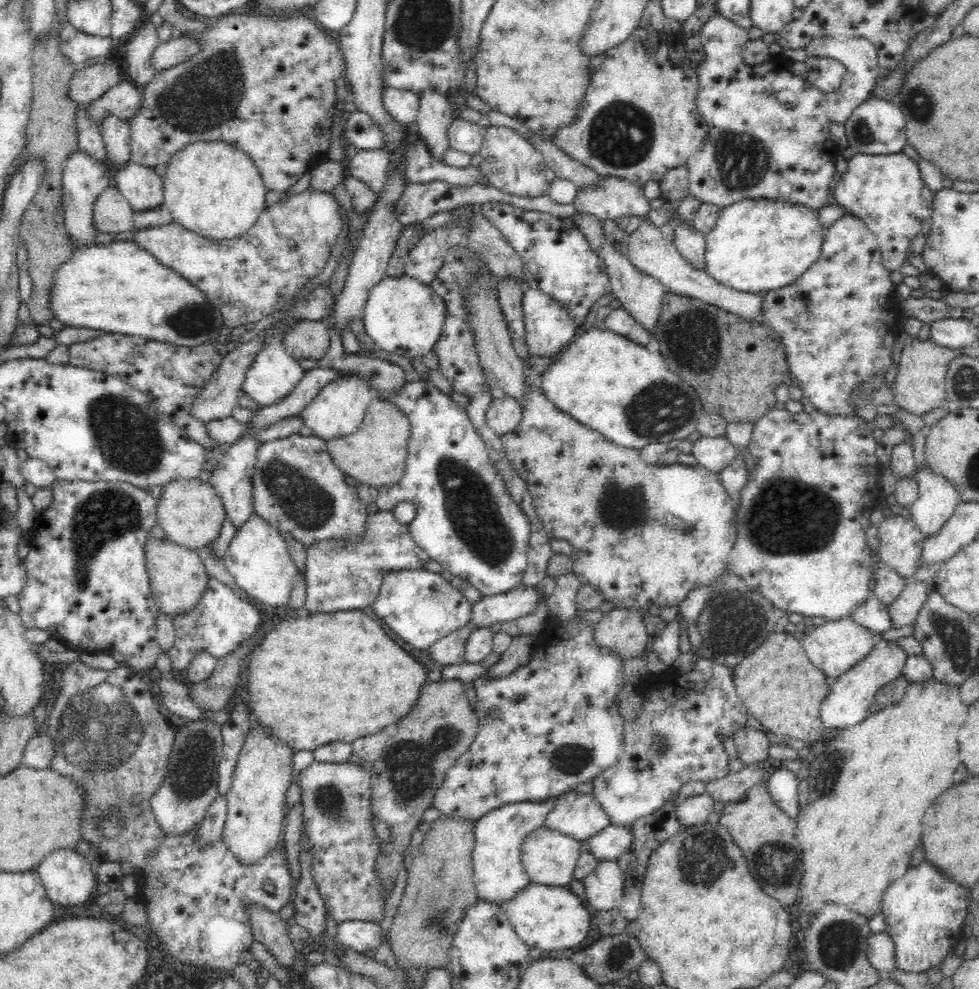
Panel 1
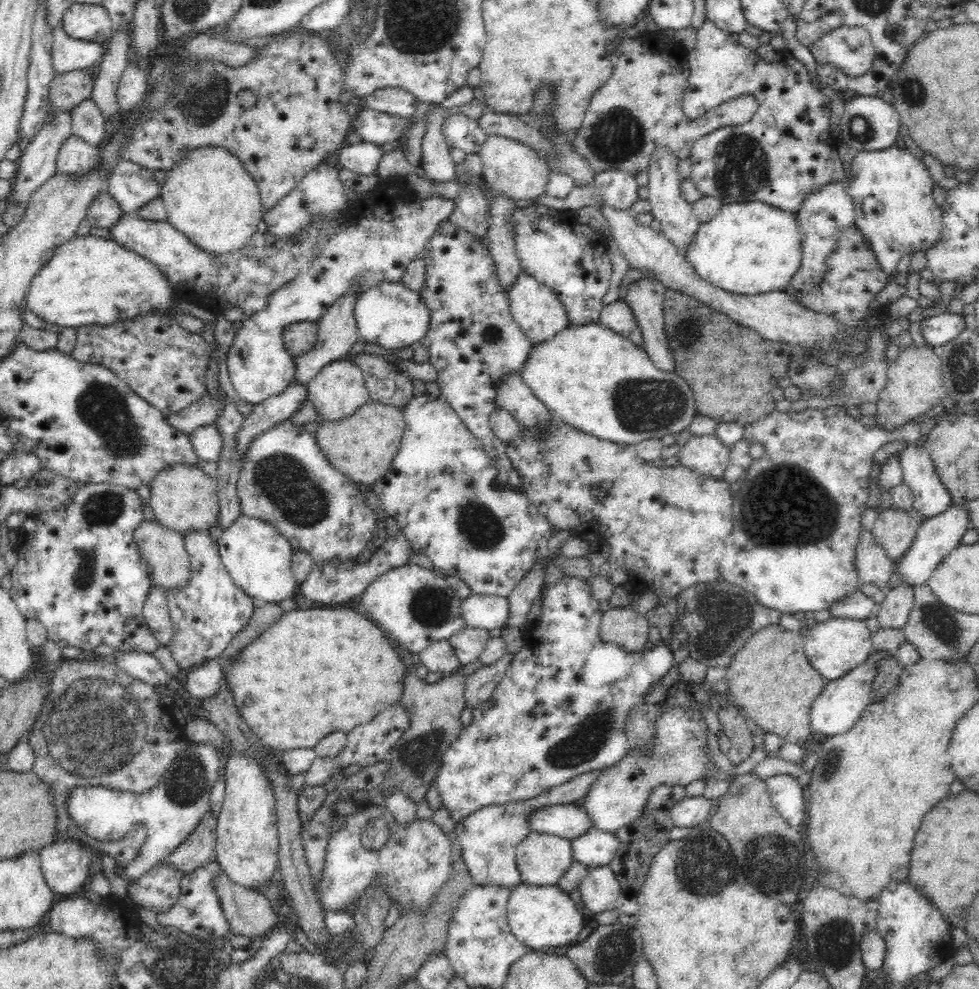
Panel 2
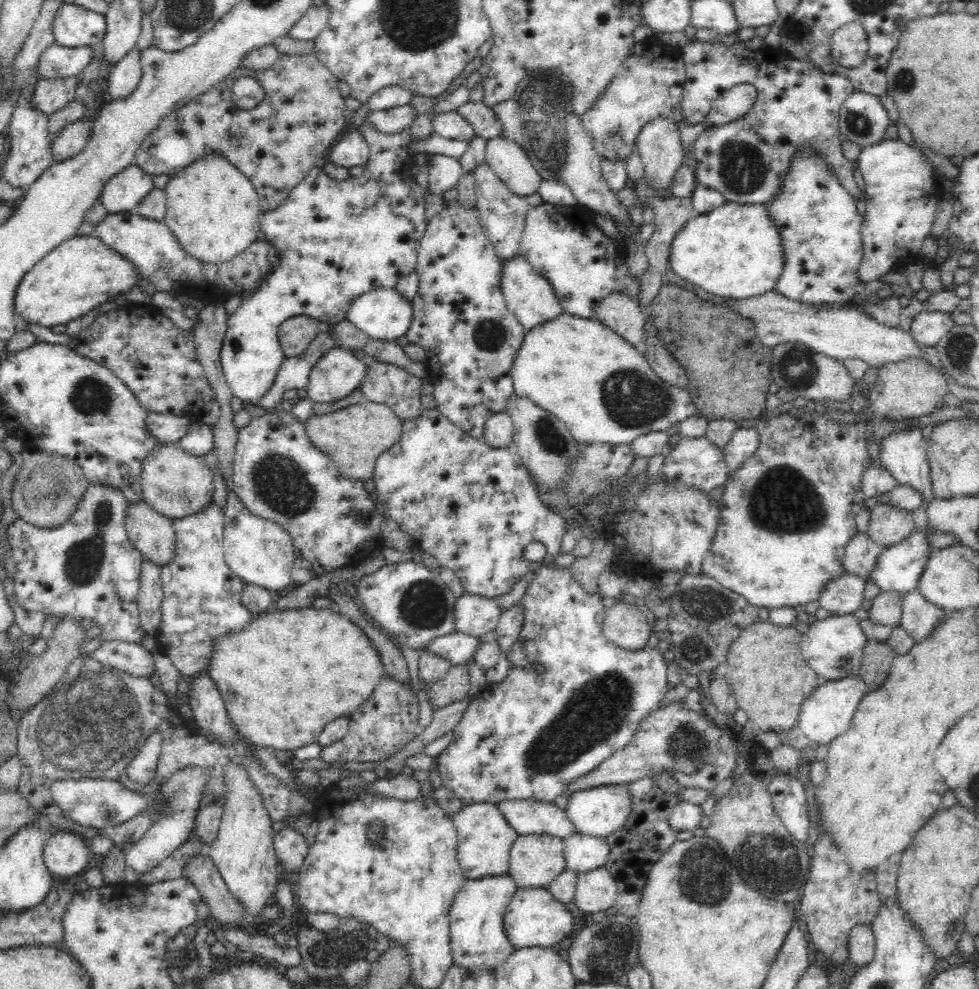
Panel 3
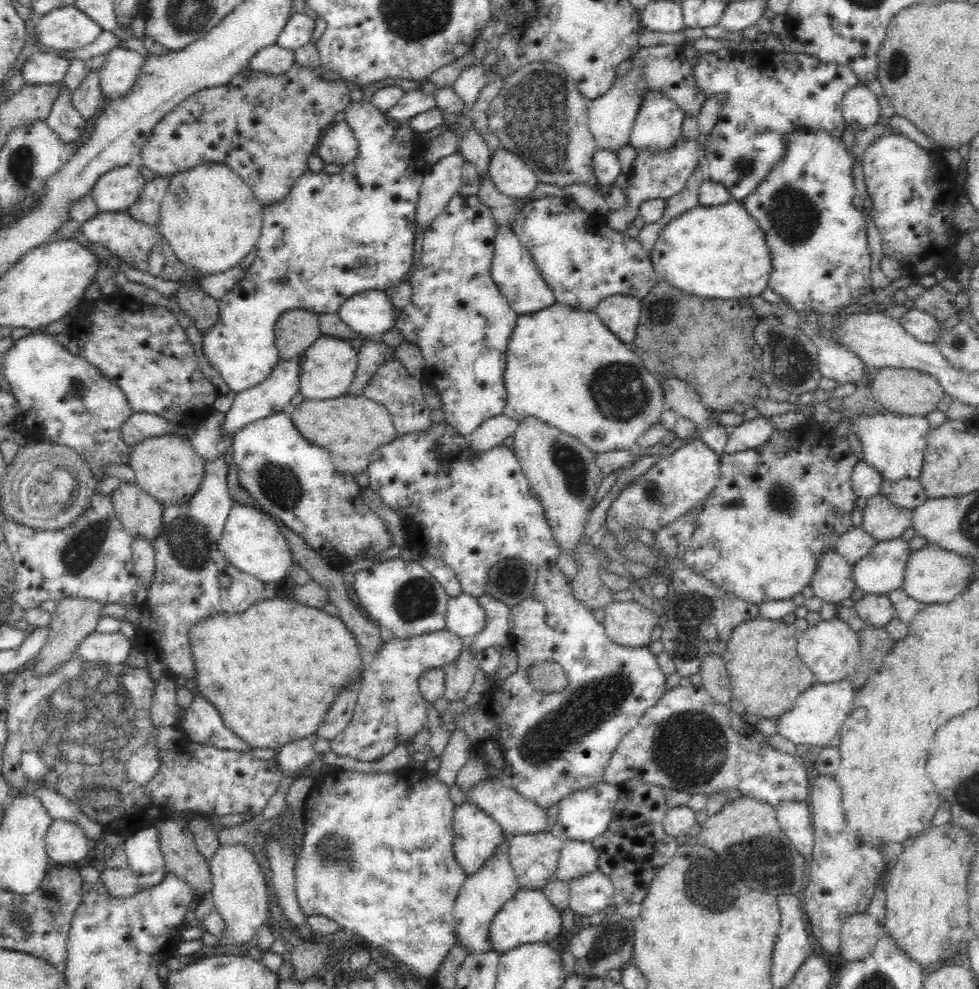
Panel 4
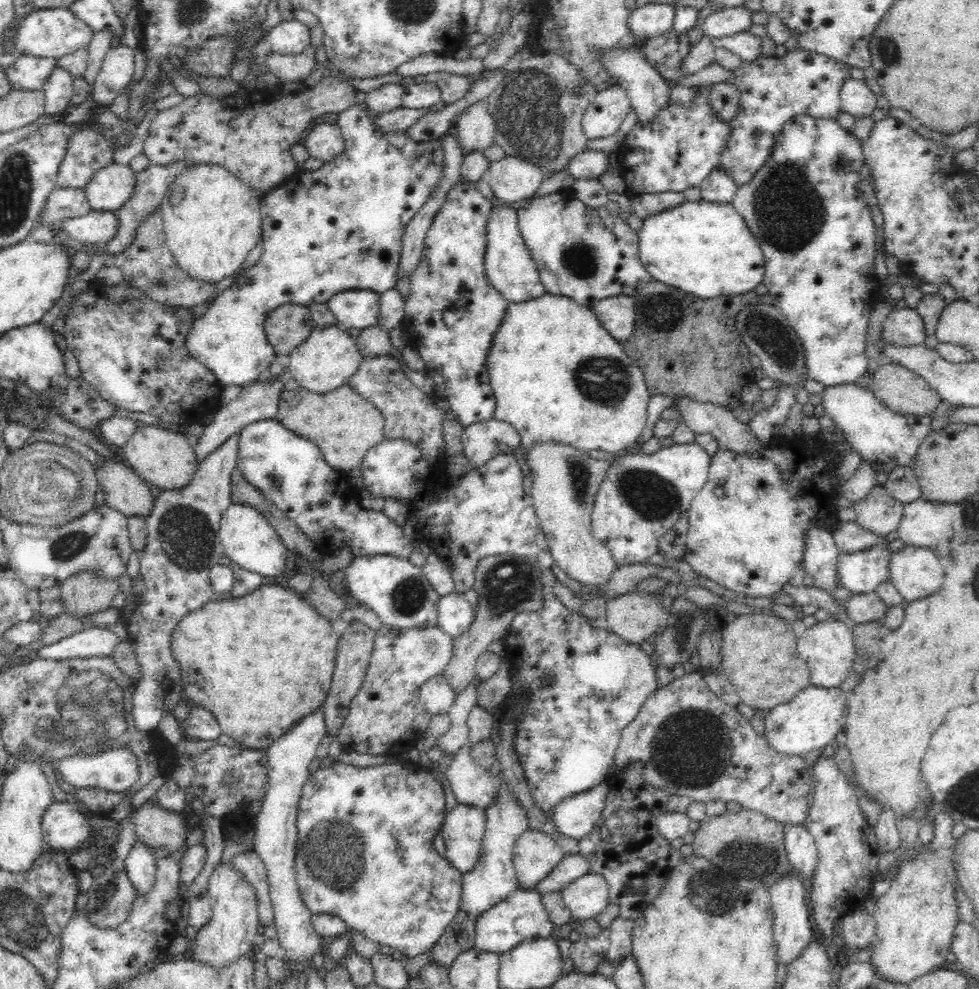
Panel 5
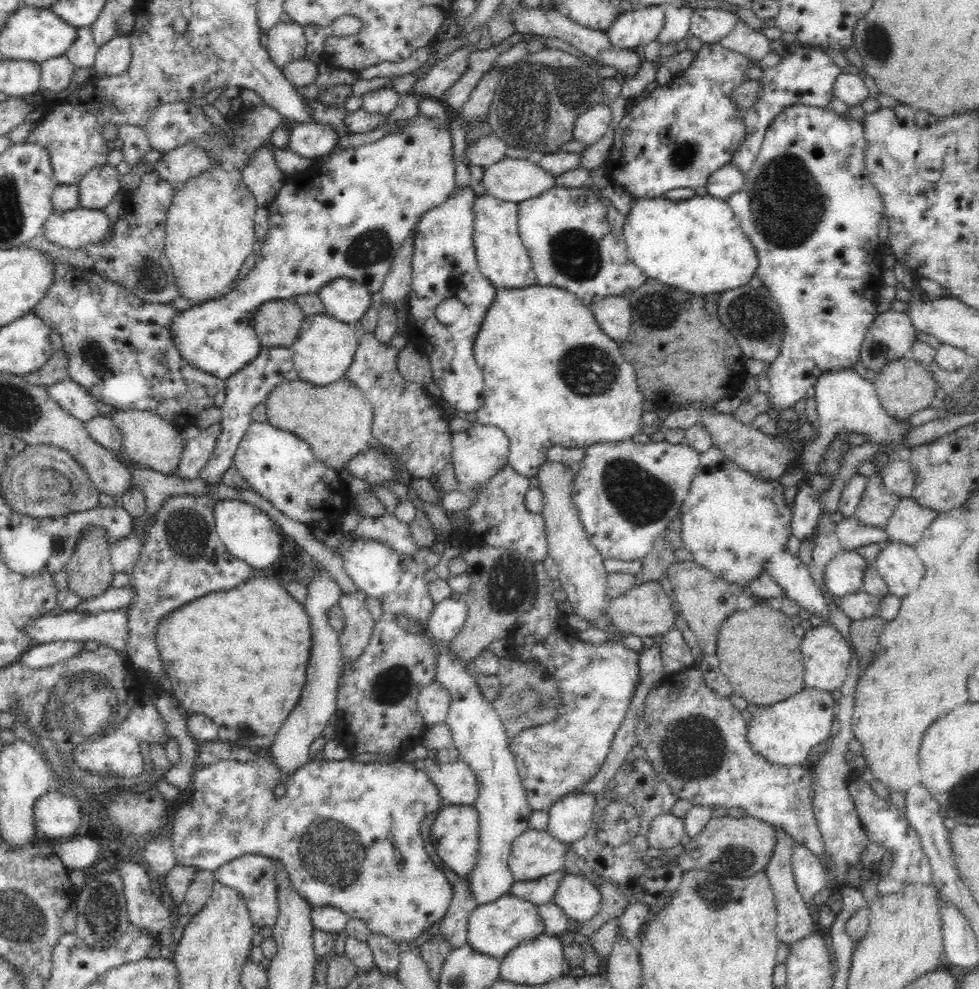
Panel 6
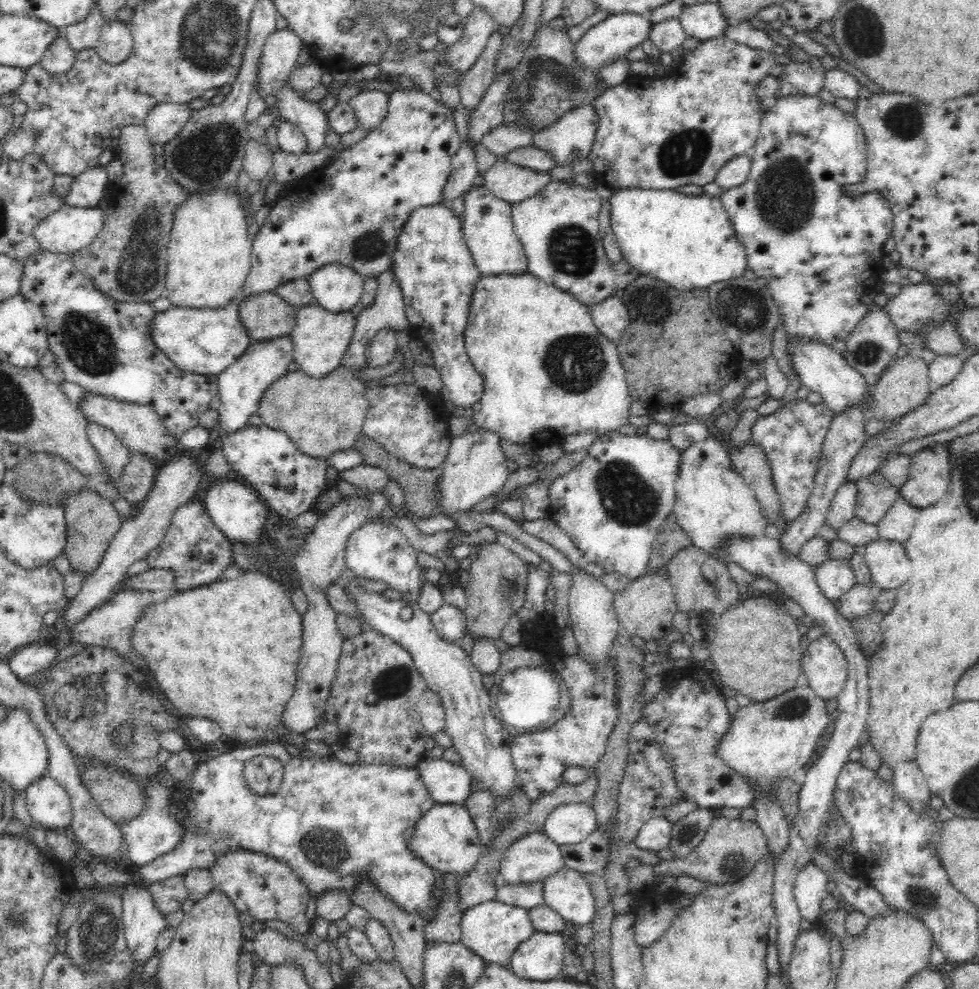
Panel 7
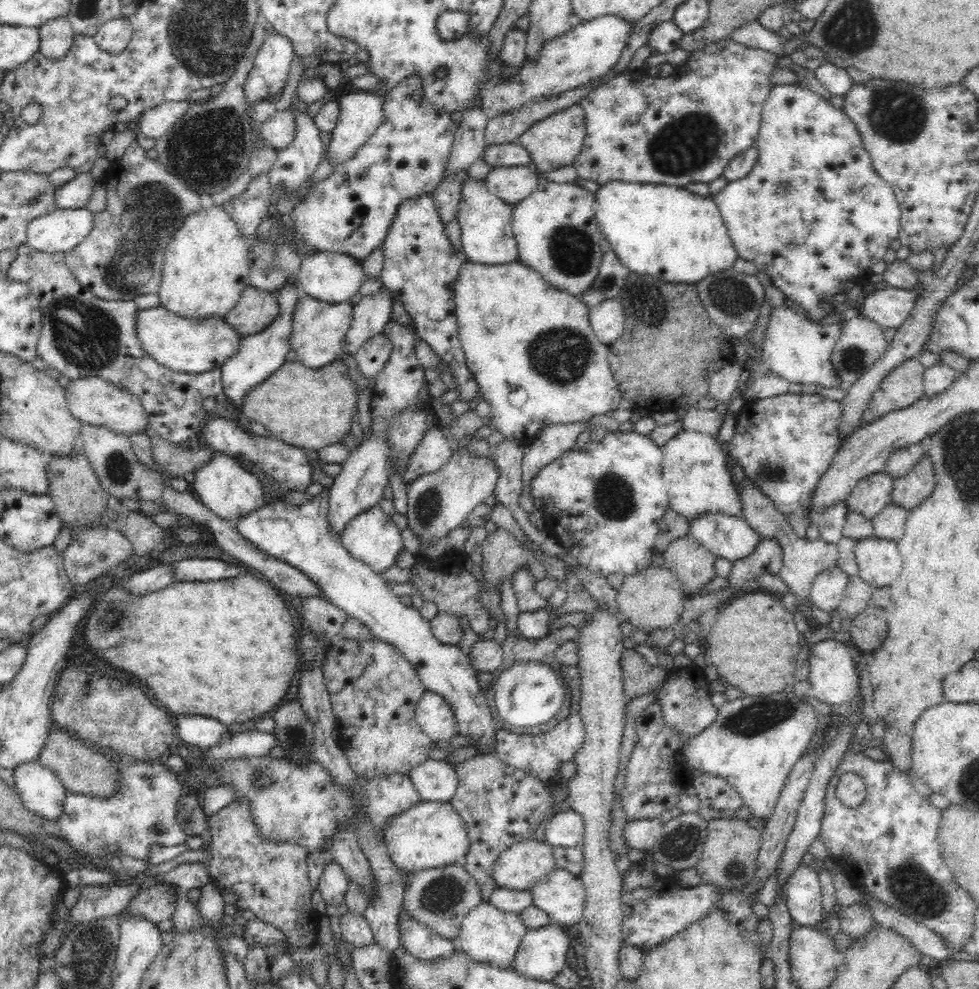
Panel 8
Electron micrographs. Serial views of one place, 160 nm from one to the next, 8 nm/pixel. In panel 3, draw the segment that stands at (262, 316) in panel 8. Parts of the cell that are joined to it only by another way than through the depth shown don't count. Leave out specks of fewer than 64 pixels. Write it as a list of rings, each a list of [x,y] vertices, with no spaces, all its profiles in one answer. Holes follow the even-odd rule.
[[[298,315],[280,324],[278,330],[279,343],[287,357],[299,355],[318,336],[324,325],[316,318]]]

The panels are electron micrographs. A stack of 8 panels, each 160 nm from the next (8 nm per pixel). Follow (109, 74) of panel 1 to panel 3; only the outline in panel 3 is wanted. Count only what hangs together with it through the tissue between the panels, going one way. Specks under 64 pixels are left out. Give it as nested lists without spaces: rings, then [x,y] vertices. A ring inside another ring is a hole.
[[[75,77],[38,80],[30,98],[30,105],[50,116],[75,99],[74,92],[78,84],[79,80]]]

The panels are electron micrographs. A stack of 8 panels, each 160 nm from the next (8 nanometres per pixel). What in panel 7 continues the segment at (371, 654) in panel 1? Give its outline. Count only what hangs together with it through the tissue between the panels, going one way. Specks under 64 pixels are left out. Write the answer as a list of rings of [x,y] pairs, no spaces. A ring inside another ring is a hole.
[[[240,572],[236,578],[225,577],[210,584],[190,588],[190,590],[175,590],[159,596],[156,602],[148,604],[142,610],[144,614],[136,622],[135,628],[130,630],[130,643],[134,653],[146,661],[146,669],[149,672],[149,679],[153,688],[159,693],[163,701],[177,714],[186,716],[202,716],[210,718],[221,726],[224,740],[239,740],[240,743],[246,740],[256,740],[256,742],[266,743],[271,740],[279,740],[274,728],[283,722],[282,712],[290,696],[294,694],[294,684],[296,684],[296,664],[300,660],[300,650],[302,648],[302,616],[295,610],[292,601],[286,598],[284,588],[268,578],[266,574],[256,572]]]

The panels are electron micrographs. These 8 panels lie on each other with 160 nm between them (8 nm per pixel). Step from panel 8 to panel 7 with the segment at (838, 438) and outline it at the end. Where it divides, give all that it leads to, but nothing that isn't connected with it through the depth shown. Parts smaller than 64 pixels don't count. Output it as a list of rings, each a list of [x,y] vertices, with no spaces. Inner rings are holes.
[[[796,398],[785,402],[771,414],[758,415],[751,426],[750,442],[764,451],[770,463],[771,480],[786,522],[794,521],[805,510],[806,501],[812,495],[818,461],[833,416],[823,401],[812,404],[806,398]]]

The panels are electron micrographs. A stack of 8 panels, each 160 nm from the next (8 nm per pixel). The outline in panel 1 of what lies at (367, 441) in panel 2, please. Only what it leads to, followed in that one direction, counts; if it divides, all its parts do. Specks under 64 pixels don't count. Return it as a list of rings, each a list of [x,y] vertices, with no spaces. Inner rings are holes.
[[[374,398],[366,408],[356,432],[326,440],[326,448],[336,468],[372,487],[399,482],[404,472],[407,440],[410,436],[409,418],[391,402]]]

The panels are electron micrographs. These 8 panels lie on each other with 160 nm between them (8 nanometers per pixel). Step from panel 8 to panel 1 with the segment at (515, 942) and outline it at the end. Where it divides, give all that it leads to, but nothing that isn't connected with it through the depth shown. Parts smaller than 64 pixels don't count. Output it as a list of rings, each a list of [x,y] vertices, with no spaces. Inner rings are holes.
[[[529,883],[526,888],[518,890],[505,904],[506,914],[514,927],[515,933],[529,947],[536,946],[542,950],[564,950],[578,947],[588,936],[590,916],[594,912],[580,902],[576,894],[563,886],[548,886]]]

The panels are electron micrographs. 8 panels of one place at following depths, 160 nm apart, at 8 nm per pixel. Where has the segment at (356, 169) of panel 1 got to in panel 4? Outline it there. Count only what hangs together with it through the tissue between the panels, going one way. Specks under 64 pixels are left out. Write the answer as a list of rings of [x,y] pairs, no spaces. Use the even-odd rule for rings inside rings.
[[[346,121],[332,124],[318,142],[315,153],[325,162],[348,164],[358,154],[358,144]]]

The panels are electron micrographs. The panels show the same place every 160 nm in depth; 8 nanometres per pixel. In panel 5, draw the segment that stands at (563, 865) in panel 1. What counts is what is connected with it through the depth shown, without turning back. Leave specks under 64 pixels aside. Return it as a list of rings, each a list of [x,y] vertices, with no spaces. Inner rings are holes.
[[[536,829],[525,830],[513,848],[513,867],[520,888],[534,889],[564,856],[561,846],[549,834]]]

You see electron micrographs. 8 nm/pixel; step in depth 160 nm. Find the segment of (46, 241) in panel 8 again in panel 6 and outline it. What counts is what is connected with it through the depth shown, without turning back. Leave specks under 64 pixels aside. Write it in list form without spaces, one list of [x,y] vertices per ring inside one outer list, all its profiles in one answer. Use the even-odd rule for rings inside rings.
[[[82,206],[74,210],[54,210],[44,222],[42,234],[62,248],[85,248],[103,240],[110,230],[110,218],[102,210]]]

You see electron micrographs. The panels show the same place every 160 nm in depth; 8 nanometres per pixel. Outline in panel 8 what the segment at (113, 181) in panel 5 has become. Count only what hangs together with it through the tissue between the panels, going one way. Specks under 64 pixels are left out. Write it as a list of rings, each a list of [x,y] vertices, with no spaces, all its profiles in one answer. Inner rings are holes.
[[[90,173],[77,174],[64,185],[56,187],[54,190],[54,203],[56,208],[76,209],[84,208],[92,194],[92,186],[95,180]]]

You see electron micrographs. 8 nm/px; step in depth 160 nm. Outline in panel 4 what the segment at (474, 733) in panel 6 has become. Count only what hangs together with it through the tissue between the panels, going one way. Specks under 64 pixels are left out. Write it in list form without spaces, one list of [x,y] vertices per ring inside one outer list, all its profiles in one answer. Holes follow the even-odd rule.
[[[502,830],[502,842],[496,846],[494,854],[484,862],[484,866],[465,878],[456,897],[453,915],[456,921],[455,934],[469,952],[488,952],[492,945],[488,943],[488,928],[494,914],[502,908],[521,888],[509,859],[509,836]]]

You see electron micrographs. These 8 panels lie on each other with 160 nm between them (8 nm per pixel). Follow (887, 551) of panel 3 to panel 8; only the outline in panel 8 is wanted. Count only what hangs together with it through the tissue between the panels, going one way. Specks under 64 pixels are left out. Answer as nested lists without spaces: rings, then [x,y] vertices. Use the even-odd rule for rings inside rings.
[[[832,567],[820,572],[813,580],[810,601],[824,612],[832,612],[840,606],[848,584],[848,576],[840,567]]]

